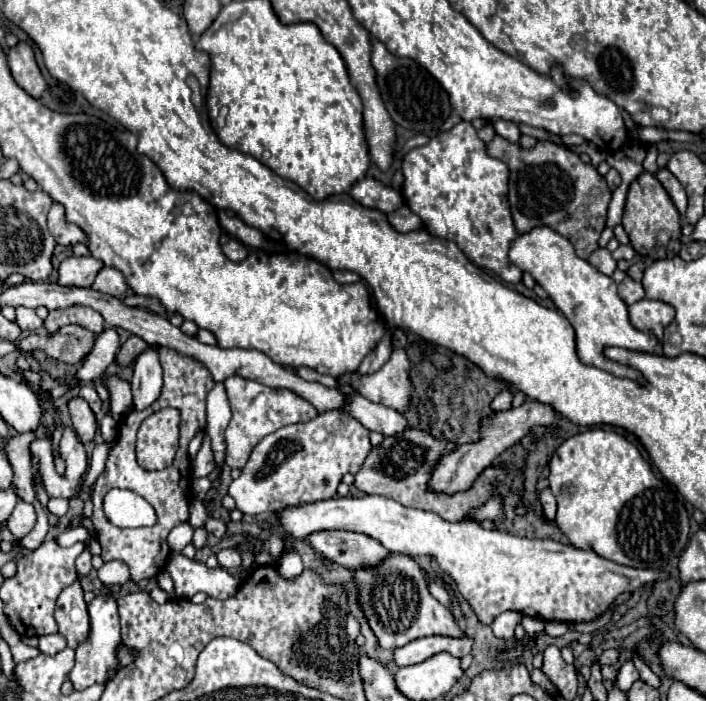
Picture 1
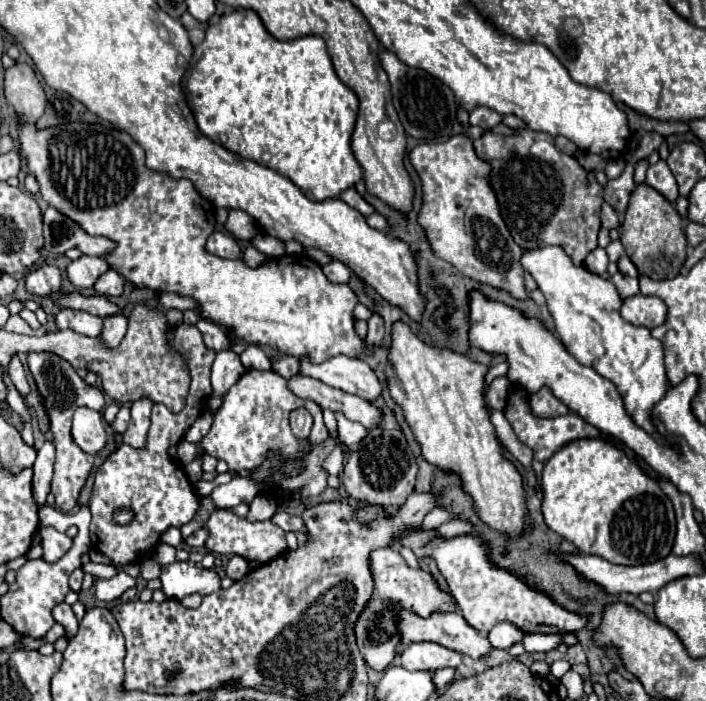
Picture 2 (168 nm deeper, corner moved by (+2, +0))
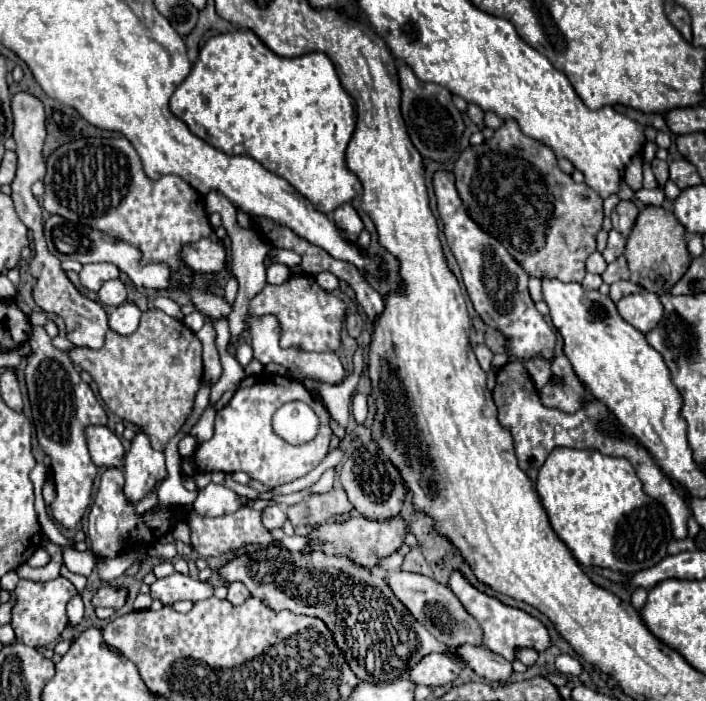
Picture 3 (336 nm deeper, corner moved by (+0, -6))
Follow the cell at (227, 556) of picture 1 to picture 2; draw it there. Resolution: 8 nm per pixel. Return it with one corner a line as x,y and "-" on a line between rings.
234,555
234,557
226,563
226,575
232,577
232,579
236,579
236,581
242,579
248,571
250,571
250,569
248,569
248,561
242,559
242,557
238,557
238,555

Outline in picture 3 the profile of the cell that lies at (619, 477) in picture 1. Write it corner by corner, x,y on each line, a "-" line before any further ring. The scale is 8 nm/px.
556,447
538,473
536,489
548,513
552,529
584,567
638,573
654,567
666,557
666,547
672,541
670,517
660,503
656,503
642,491
642,483
636,477
636,471
632,469
628,459
602,455
596,449

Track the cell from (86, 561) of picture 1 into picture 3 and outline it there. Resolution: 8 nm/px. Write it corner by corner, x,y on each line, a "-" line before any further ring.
76,595
68,603
68,621
70,621
70,627
76,627
82,621
82,615
84,615
84,603
82,603
82,597

